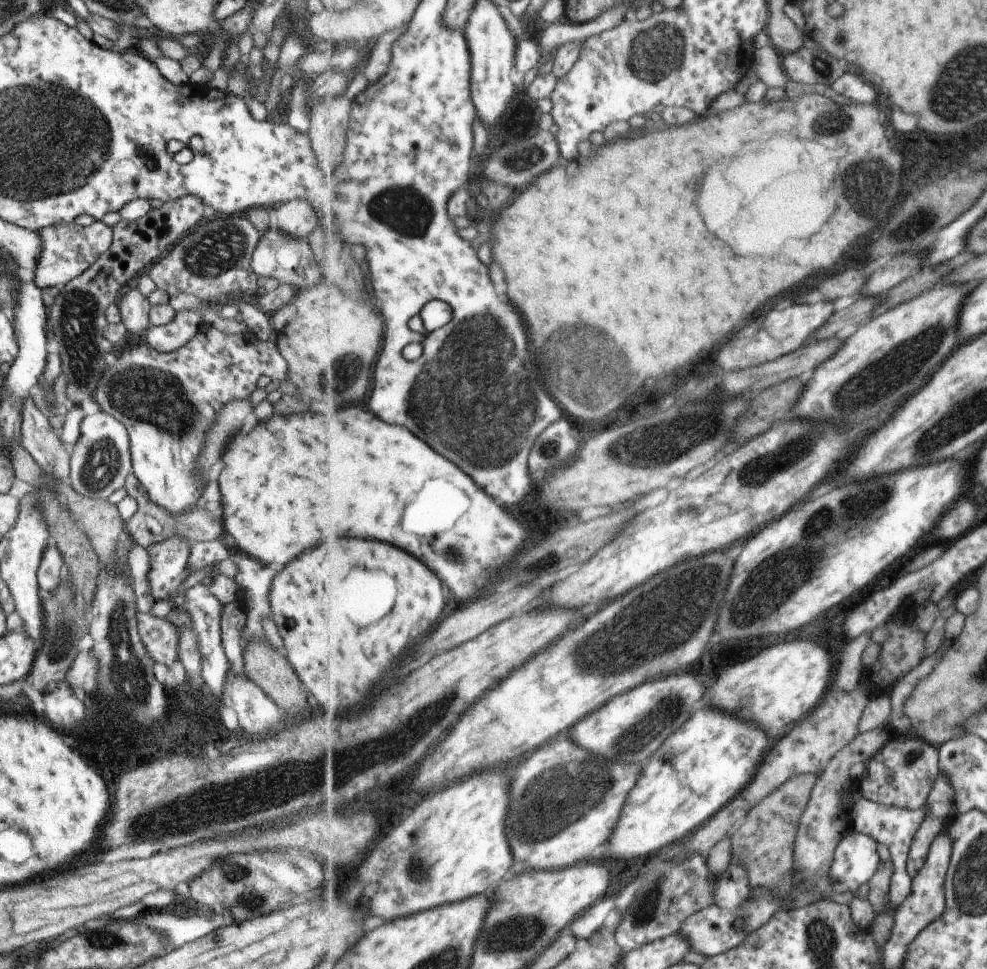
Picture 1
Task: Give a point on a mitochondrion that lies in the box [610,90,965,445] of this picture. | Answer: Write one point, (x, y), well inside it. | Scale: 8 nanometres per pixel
(878, 380)

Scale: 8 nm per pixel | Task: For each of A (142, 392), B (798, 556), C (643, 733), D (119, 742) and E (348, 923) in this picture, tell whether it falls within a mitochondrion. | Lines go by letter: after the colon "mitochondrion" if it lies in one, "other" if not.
A: mitochondrion
B: mitochondrion
C: mitochondrion
D: mitochondrion
E: other

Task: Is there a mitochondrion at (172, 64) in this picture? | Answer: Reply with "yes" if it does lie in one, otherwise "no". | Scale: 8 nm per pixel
no

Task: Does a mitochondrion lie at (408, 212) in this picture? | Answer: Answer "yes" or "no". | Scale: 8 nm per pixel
yes

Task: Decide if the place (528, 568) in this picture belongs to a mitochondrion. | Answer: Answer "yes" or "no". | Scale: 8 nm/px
yes

